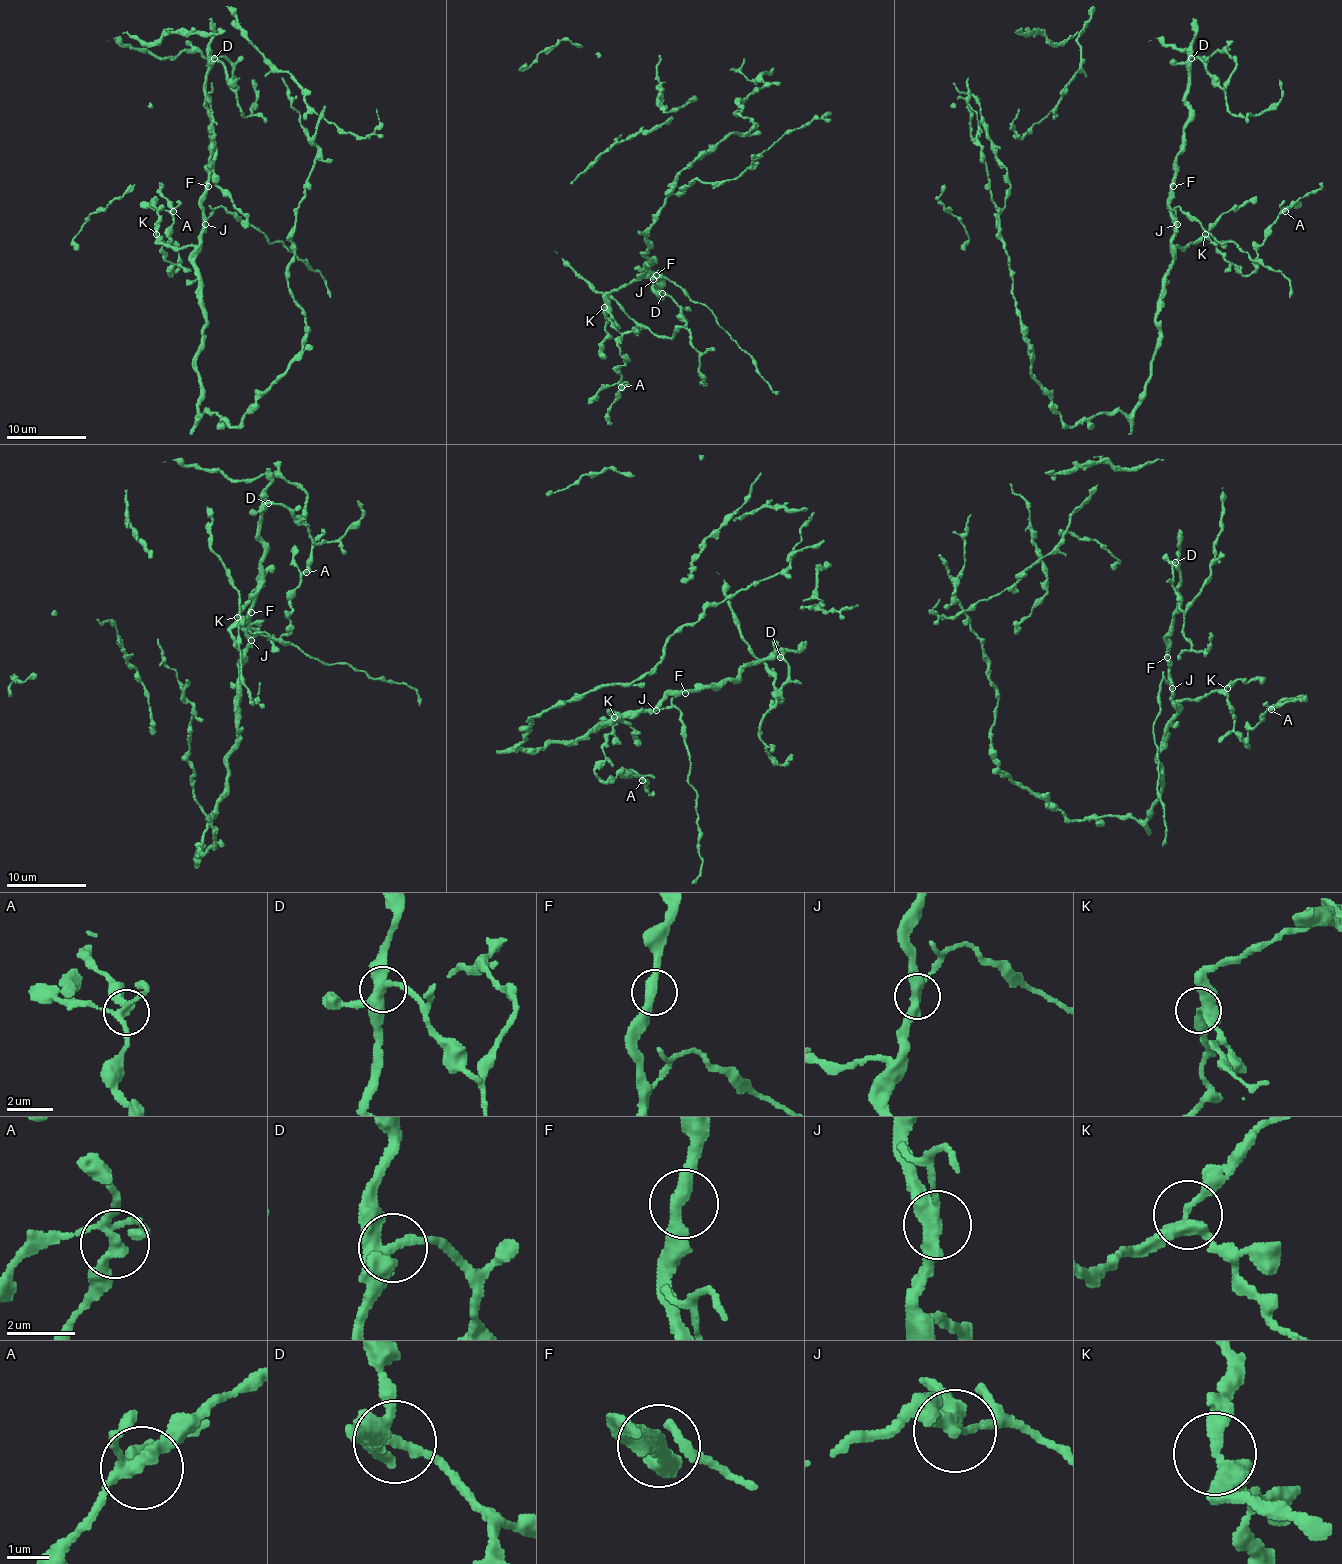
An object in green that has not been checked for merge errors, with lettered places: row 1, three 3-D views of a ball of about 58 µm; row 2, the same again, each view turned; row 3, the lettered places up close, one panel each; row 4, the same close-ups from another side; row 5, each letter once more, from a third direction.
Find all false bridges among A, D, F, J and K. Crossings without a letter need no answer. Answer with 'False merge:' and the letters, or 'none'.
False merge: D, J

